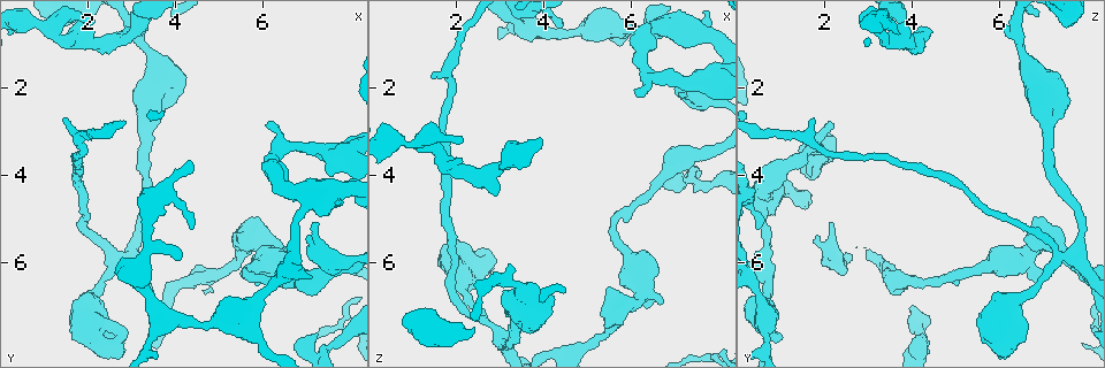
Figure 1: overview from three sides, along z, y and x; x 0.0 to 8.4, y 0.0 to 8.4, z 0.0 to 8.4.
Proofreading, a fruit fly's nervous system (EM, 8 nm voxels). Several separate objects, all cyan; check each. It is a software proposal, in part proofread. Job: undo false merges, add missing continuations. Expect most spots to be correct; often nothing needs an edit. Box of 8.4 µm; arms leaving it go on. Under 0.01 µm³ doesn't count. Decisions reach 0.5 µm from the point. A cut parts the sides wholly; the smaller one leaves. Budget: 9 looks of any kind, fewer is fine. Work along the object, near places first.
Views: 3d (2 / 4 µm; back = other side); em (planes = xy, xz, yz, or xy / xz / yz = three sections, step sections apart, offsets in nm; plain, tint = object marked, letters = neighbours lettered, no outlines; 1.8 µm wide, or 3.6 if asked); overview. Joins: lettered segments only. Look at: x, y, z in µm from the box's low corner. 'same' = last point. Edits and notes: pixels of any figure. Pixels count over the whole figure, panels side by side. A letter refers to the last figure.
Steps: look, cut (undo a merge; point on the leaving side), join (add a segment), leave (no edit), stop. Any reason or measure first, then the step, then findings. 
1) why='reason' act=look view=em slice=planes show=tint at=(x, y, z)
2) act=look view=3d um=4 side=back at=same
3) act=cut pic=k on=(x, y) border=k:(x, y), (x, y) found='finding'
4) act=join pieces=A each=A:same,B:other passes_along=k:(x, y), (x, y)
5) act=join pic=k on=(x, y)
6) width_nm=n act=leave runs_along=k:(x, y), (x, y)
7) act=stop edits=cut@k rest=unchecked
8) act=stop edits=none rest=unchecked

act=look view=3d um=4 side=back at=(7.00, 5.40, 1.75)

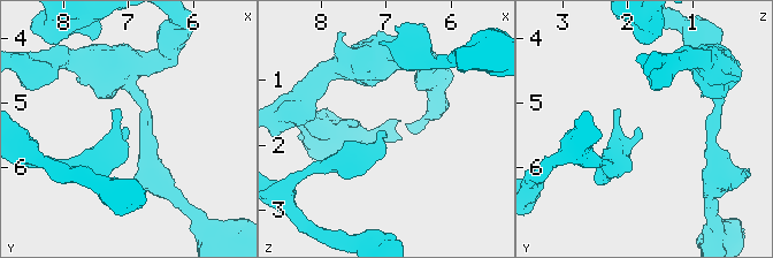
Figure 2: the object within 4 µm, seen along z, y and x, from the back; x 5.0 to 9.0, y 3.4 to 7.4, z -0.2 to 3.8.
why='shape alone is not enough' act=look view=em um=3.6 slice=planes show=letters at=(7.00, 5.40, 1.80)

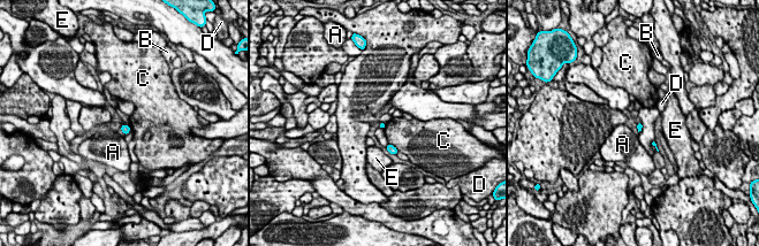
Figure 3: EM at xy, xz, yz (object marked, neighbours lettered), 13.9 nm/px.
longest_contact=C:200nm act=leave each=A:other,B:other,C:other,D:other,E:other border=3:(388, 143), (399, 151) found='none of them fits'

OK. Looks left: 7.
why='free end' act=look view=em slice=planes show=letters at=(7.20, 7.60, 4.25)

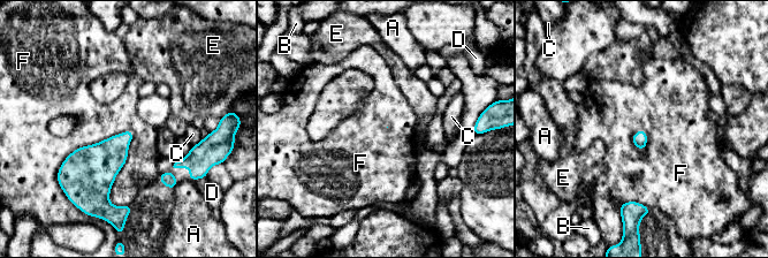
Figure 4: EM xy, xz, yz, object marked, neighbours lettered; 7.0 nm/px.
act=leave each=A:other,B:other,C:other,D:other,E:other,F:other border=4:(134, 133), (82, 145), (58, 168) found='no lettered segment goes on from it'

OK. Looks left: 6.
why='free end' act=look view=3d um=2 at=(6.70, 5.65, 6.95)

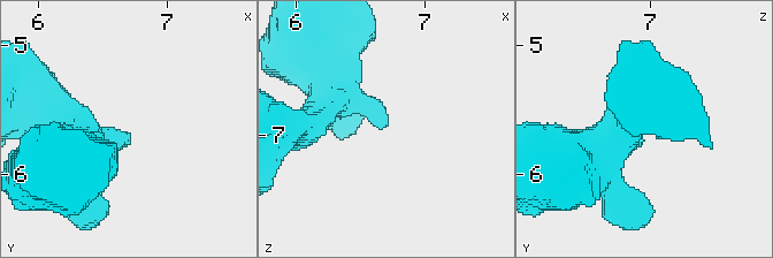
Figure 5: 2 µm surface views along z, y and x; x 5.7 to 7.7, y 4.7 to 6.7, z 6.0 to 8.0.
why='shape alone is not enough' act=look view=em slice=planes show=letters at=(6.70, 5.68, 6.94)

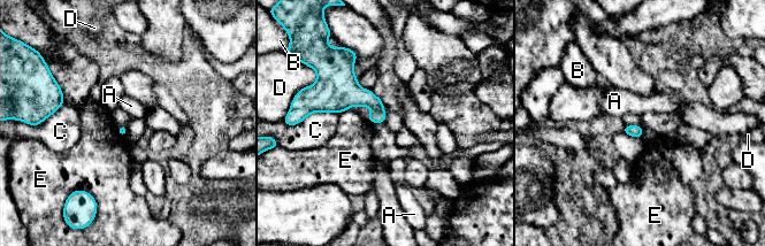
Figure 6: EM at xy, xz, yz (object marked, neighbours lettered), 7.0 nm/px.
act=leave each=A:other,B:other,C:other,D:other,E:other border=6:(59, 84), (64, 102) found='none of them fits'

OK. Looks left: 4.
why='branch point' act=look view=3d um=4 at=(2.95, 0.85, 3.85)

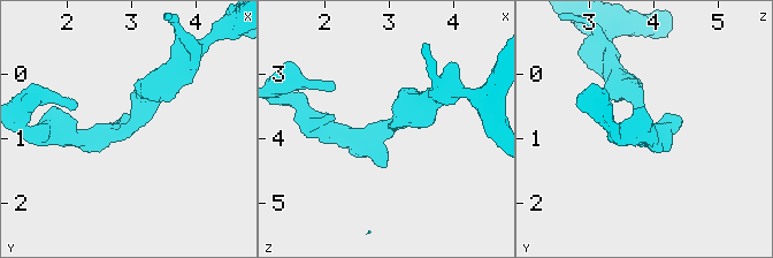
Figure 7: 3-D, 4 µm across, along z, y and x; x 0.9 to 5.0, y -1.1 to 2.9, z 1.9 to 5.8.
why='now the EM' act=look view=em slice=xz step=16 show=tint at=(2.95, 0.85, 3.85)

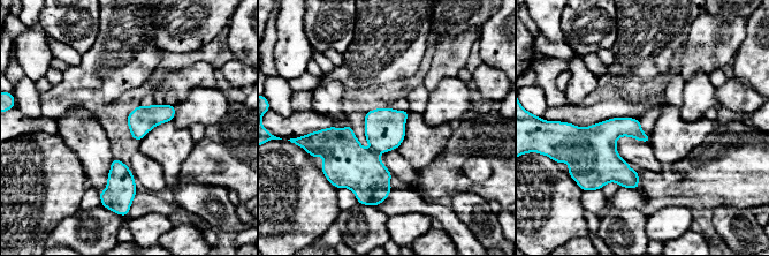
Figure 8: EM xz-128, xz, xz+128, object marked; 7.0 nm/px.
why='cut it another way' act=look view=em slice=planes show=letters at=same

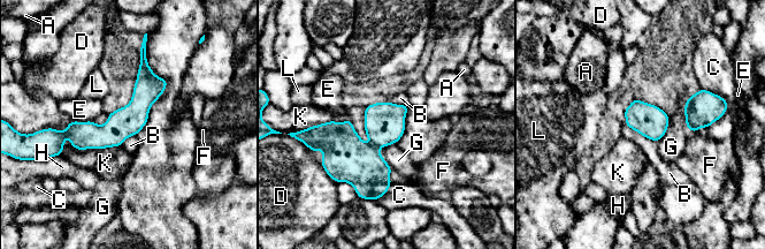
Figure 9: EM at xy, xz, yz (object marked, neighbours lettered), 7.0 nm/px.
width_nm=220 act=leave each=A:other,B:other,C:other,D:other,E:other,F:other,G:other,H:other,K:other,L:other border=9:(625, 123), (656, 142) found='one neuron here'

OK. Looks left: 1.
act=stop edits=none rest=unchecked

